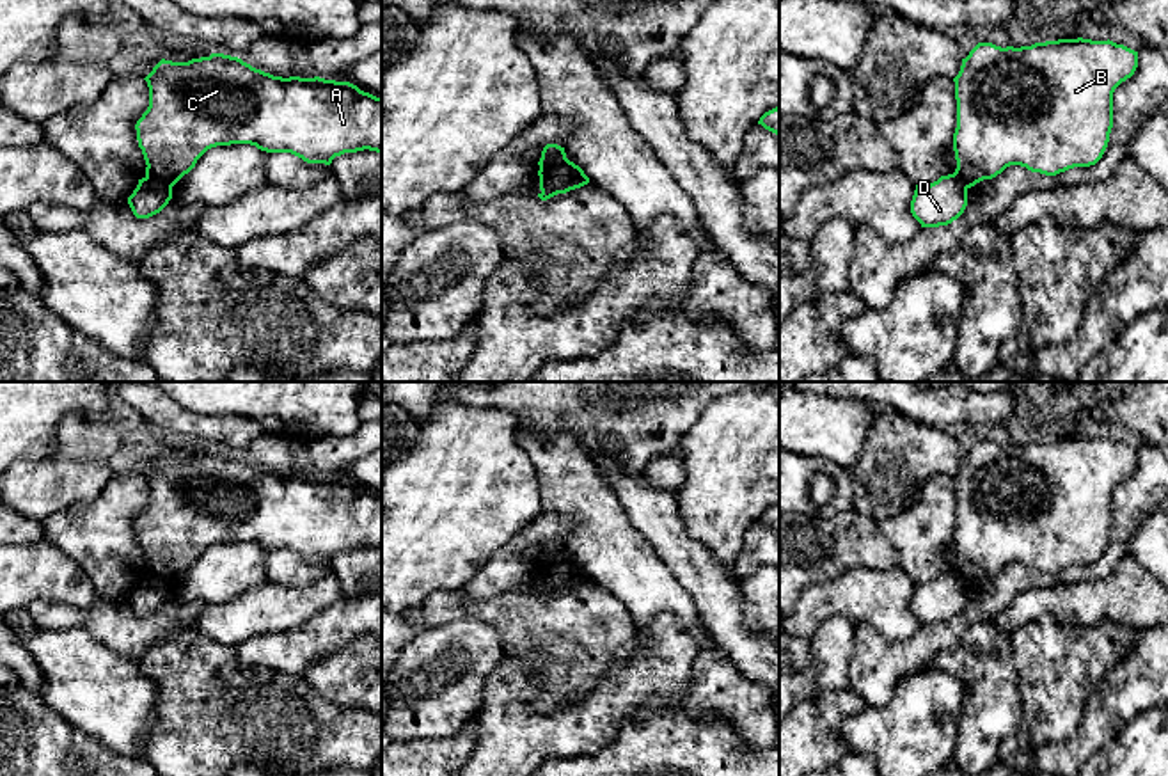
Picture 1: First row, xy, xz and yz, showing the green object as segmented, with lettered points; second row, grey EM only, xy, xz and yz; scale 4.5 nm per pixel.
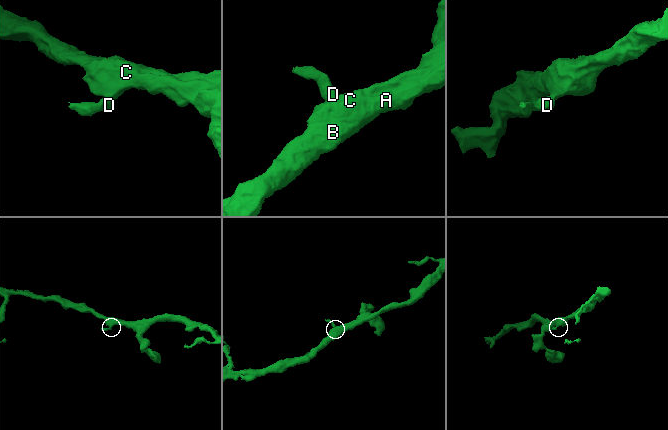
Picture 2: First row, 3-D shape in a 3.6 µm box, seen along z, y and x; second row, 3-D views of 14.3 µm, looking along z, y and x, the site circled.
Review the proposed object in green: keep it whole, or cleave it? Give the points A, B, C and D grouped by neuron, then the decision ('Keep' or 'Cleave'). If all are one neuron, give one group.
Groups: A B C / D. Cleave

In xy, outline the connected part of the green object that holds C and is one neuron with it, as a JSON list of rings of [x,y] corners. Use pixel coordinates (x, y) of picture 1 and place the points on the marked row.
[[[224,53],[188,62],[162,59],[144,80],[149,107],[135,124],[137,140],[147,165],[146,176],[169,186],[217,146],[250,144],[266,153],[291,153],[307,163],[325,165],[344,153],[382,153],[382,98],[350,82],[273,76]]]

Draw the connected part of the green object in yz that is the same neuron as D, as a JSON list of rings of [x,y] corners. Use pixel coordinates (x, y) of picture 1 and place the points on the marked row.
[[[953,172],[941,176],[930,185],[916,185],[911,213],[921,227],[948,226],[957,220],[967,206],[967,186]]]

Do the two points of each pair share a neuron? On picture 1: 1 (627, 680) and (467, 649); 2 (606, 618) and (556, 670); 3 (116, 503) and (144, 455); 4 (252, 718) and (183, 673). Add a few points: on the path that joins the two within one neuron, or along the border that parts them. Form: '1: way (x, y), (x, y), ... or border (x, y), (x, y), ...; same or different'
1: border (505, 659), (490, 673), (483, 696); different
2: way (593, 631), (568, 657); same
3: border (128, 473), (142, 476); different
4: way (235, 714), (226, 714), (201, 689); same

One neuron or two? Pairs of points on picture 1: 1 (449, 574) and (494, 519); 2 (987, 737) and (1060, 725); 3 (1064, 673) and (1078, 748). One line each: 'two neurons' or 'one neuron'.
1: one neuron
2: two neurons
3: two neurons

